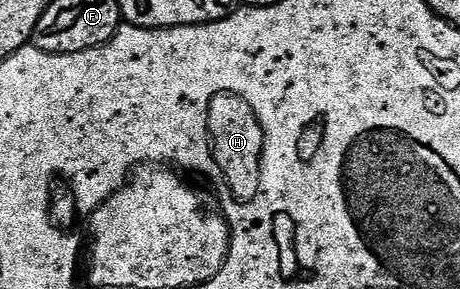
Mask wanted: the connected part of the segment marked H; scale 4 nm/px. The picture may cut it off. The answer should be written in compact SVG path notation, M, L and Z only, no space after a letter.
M220 91L212 97L208 106L208 146L210 159L220 170L228 191L236 201L247 201L255 197L260 188L260 158L264 152L262 125L240 95Z

